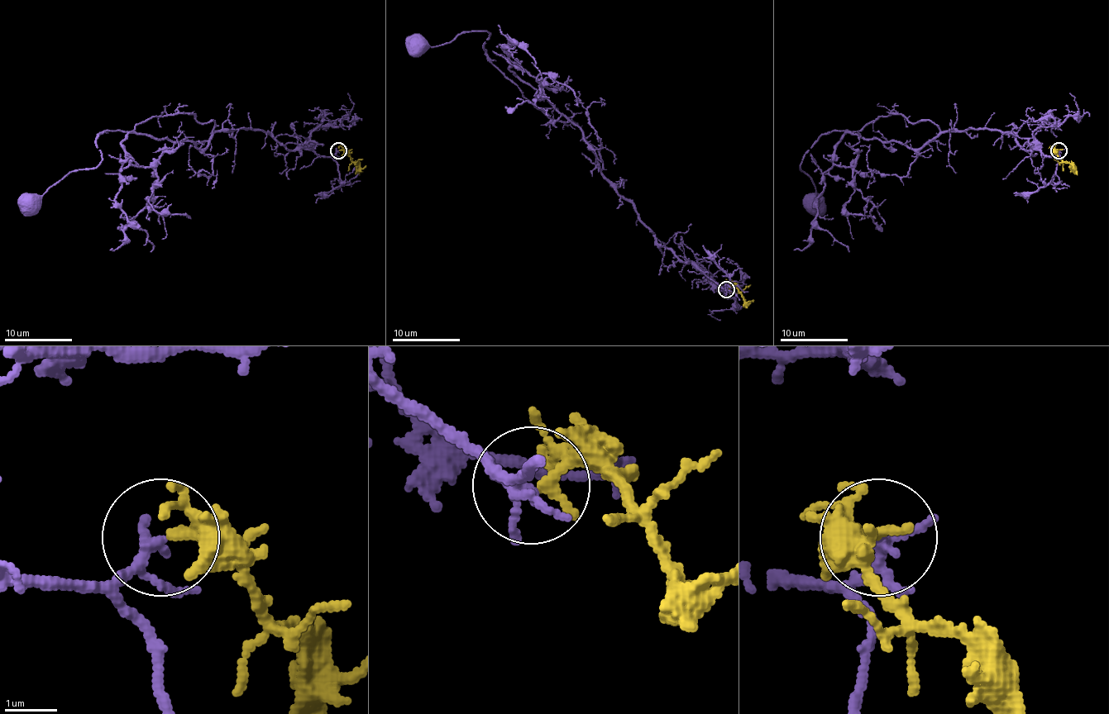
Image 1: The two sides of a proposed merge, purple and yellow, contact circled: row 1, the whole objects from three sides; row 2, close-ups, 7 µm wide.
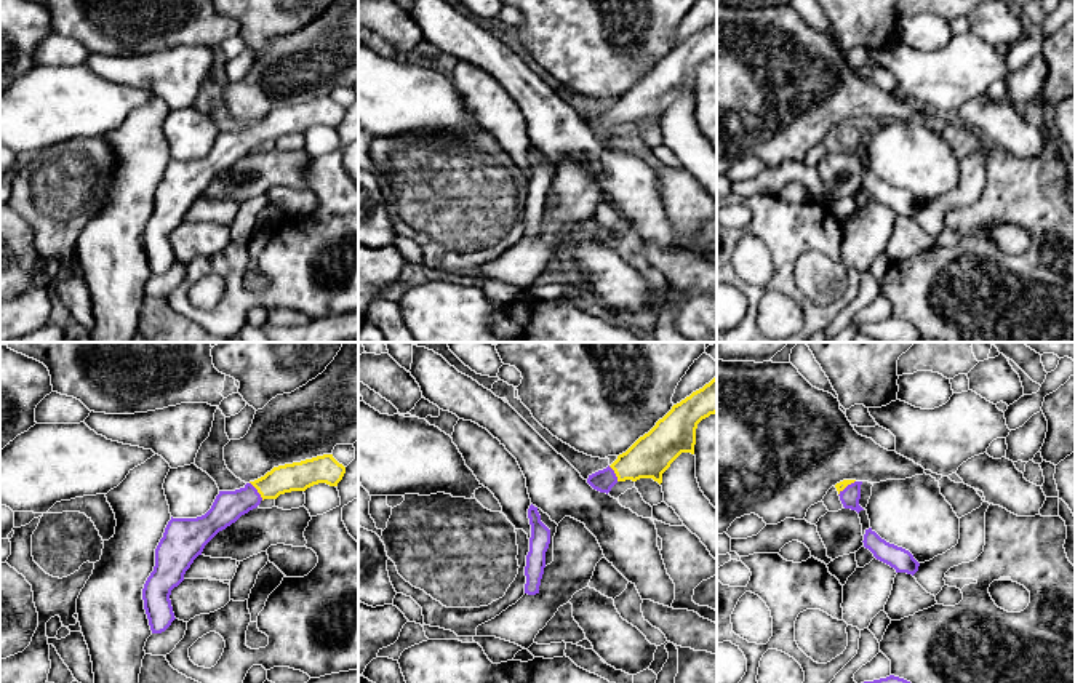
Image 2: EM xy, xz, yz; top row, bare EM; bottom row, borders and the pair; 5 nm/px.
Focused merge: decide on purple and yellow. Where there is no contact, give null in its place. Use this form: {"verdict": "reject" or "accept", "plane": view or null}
{"verdict": "accept", "plane": "xy"}

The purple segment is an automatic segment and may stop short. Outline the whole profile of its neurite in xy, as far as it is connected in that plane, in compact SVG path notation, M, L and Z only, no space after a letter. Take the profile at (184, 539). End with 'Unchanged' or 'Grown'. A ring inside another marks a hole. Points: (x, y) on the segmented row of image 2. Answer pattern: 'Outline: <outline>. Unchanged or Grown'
Outline: M333 454L274 467L264 477L235 491L219 491L211 509L197 518L173 518L155 549L155 566L142 589L144 609L152 633L165 632L176 619L171 590L184 581L186 571L205 545L264 499L326 483L338 486L346 473Z. Grown

